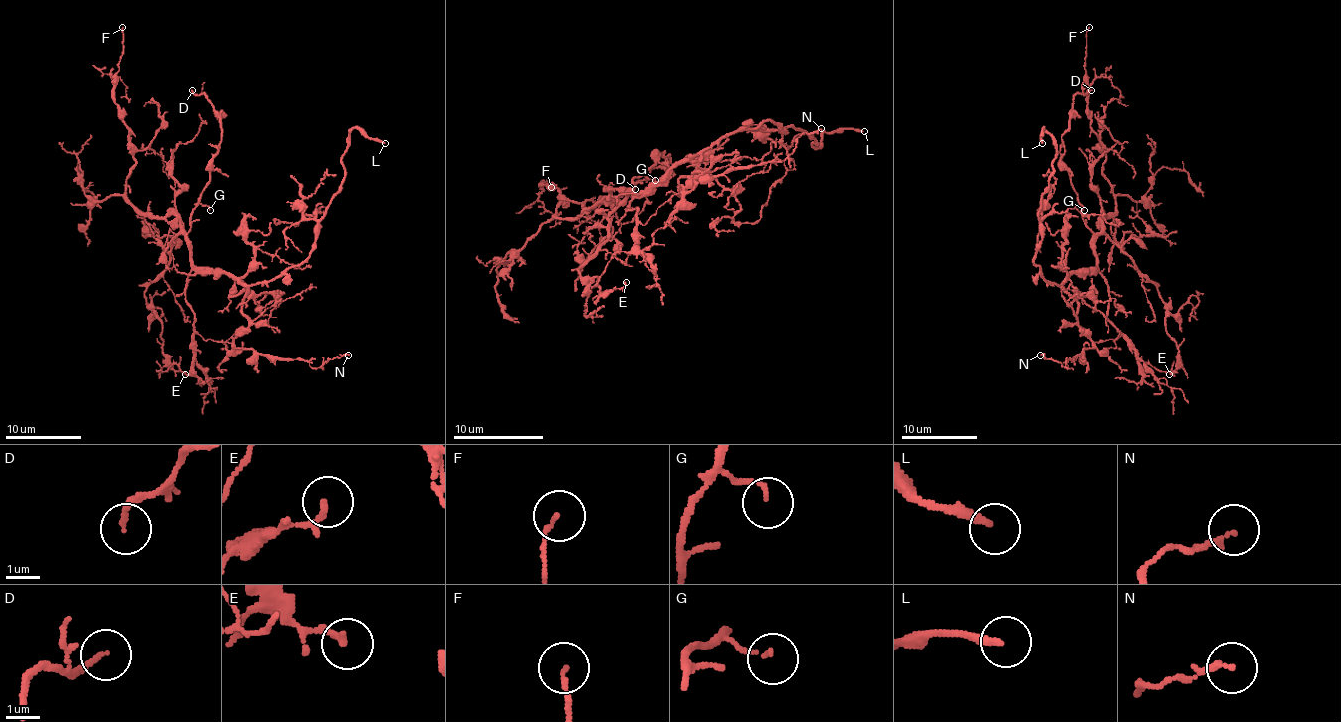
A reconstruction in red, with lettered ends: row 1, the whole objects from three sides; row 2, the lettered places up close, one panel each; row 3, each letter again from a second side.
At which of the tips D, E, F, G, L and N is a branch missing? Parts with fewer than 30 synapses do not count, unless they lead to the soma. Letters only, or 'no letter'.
L

